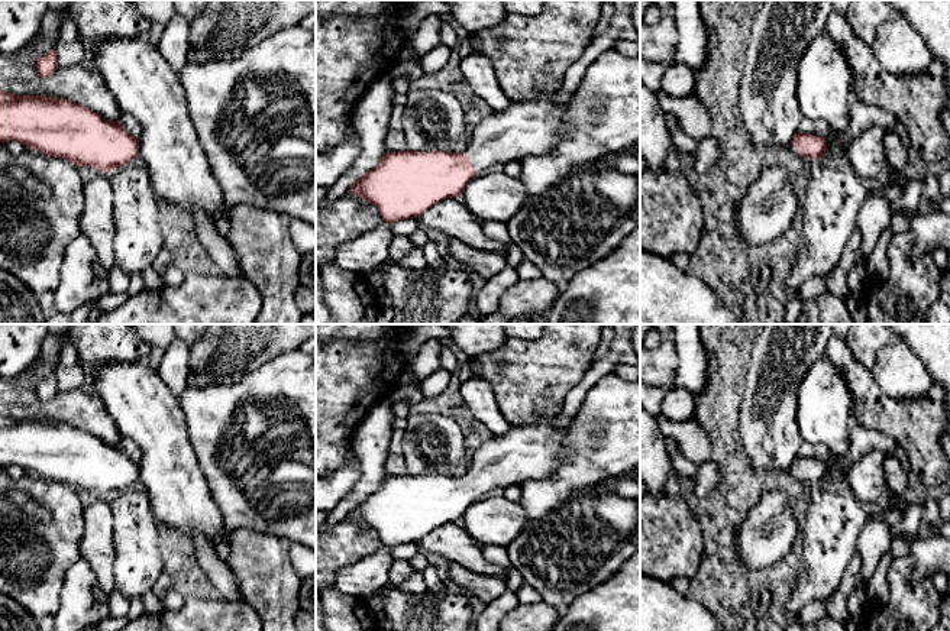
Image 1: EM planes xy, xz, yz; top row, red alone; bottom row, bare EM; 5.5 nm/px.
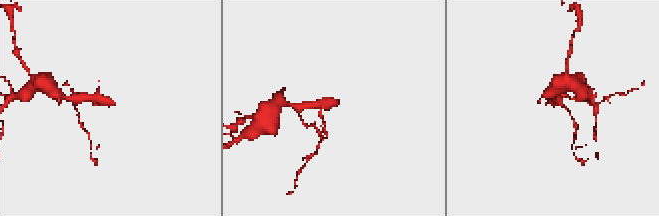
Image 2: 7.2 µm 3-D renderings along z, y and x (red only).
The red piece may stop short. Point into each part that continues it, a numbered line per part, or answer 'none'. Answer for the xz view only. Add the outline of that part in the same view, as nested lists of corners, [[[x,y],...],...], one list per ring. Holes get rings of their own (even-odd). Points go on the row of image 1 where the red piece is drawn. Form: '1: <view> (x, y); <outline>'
1: xz (530, 128); [[[560,88],[552,93],[539,90],[524,101],[511,100],[504,110],[484,117],[471,130],[463,151],[474,169],[482,174],[495,164],[549,153],[563,133],[568,106],[576,94],[559,106]]]

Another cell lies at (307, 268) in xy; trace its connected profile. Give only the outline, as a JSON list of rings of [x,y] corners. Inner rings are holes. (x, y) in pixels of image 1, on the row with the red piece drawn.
[[[316,252],[301,255],[298,282],[316,294]]]

